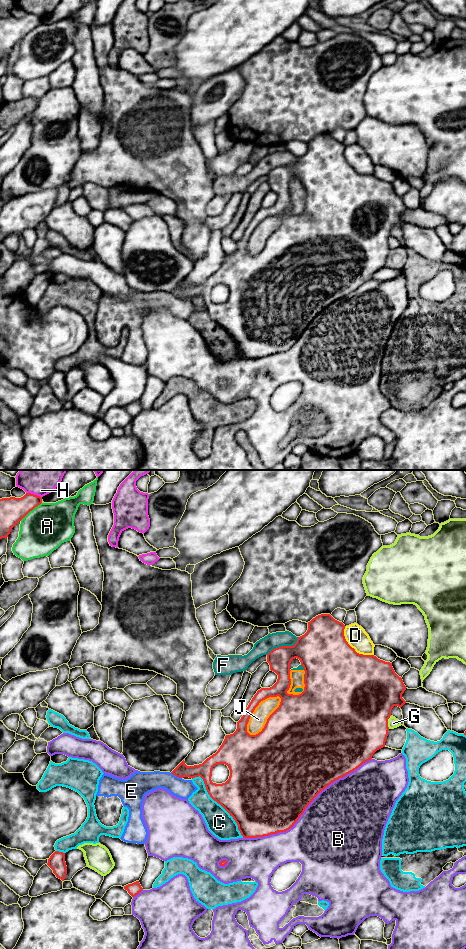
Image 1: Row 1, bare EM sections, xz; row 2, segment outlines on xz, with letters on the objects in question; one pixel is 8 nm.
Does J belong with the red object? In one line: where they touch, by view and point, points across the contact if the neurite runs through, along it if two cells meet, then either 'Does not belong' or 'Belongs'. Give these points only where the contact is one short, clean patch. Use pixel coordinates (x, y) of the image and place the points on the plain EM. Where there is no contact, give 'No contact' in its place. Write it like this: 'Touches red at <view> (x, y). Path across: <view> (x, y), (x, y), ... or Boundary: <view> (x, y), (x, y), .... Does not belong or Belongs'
Touches red at xz (268, 238). Does not belong

